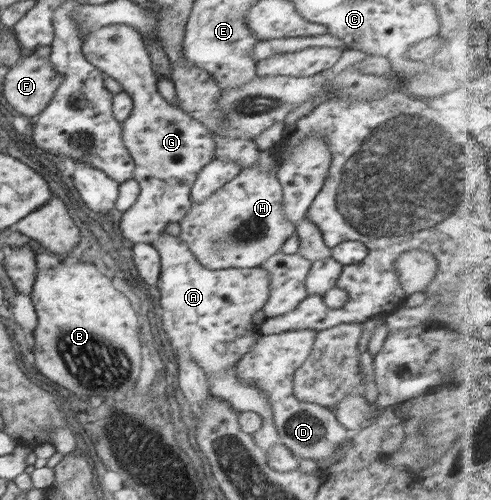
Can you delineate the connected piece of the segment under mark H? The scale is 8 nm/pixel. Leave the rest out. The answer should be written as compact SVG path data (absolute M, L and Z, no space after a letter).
M273 149L259 151L259 159L223 187L199 203L193 202L179 222L179 238L195 258L209 270L255 268L281 251L288 238L296 234L295 223L283 213L283 189L277 179L279 160Z

